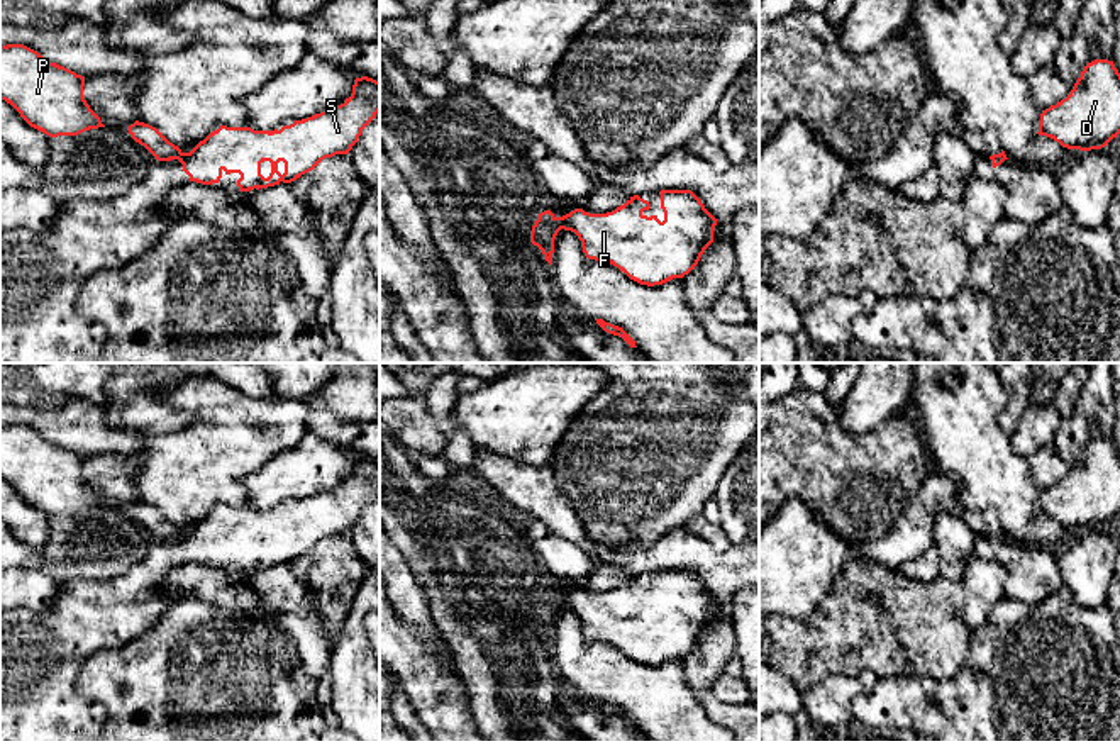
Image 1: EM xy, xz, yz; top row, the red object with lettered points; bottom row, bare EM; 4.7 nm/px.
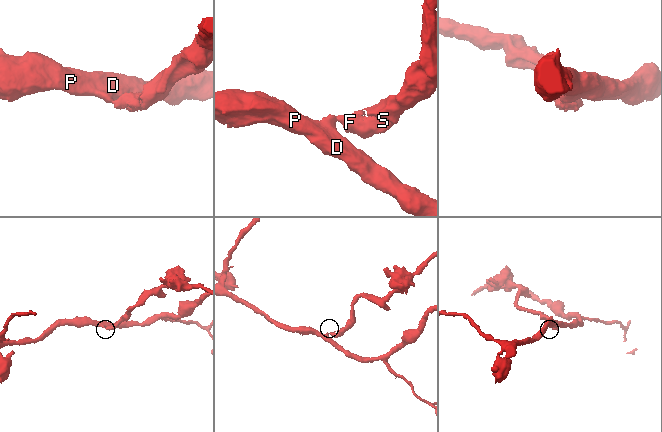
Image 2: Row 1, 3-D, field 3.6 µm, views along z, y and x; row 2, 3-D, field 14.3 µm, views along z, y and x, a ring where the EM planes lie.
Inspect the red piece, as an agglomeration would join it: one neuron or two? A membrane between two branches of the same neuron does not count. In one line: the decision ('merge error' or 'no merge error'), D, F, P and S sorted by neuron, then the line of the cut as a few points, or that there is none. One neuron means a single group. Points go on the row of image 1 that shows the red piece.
merge error; groups D P / F S; cut xz (554, 217), (561, 228)

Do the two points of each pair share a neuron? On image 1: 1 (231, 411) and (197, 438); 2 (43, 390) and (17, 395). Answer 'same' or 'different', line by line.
1: same
2: same

